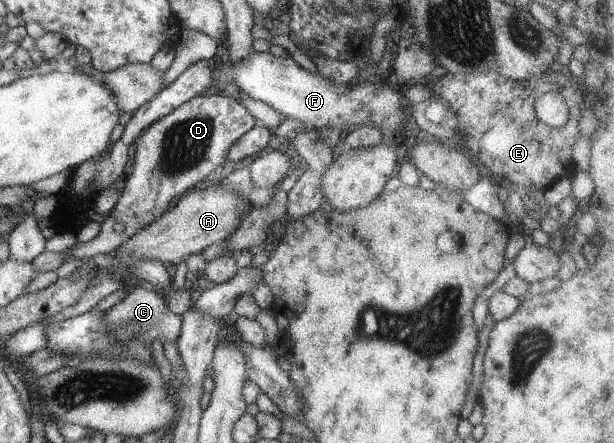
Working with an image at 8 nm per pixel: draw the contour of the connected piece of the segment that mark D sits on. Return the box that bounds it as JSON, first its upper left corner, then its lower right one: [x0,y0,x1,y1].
[67,92,256,261]

